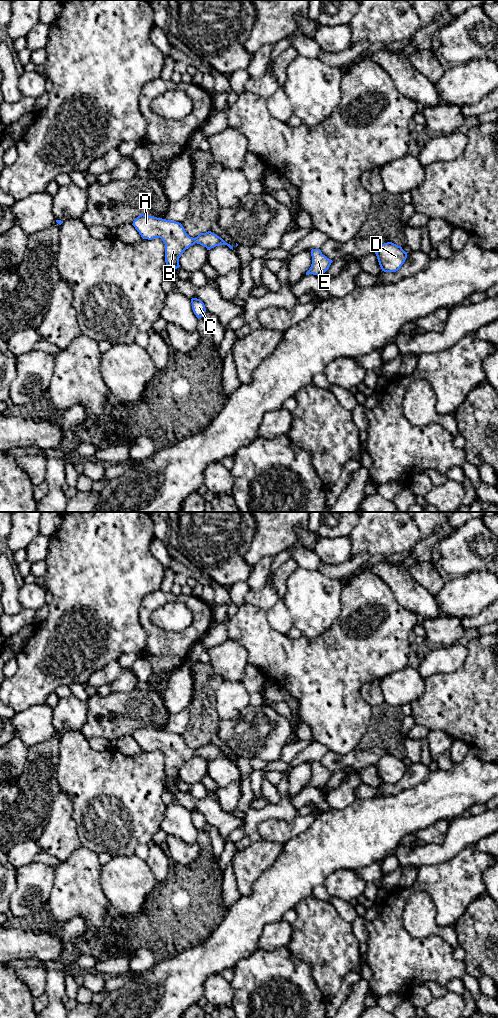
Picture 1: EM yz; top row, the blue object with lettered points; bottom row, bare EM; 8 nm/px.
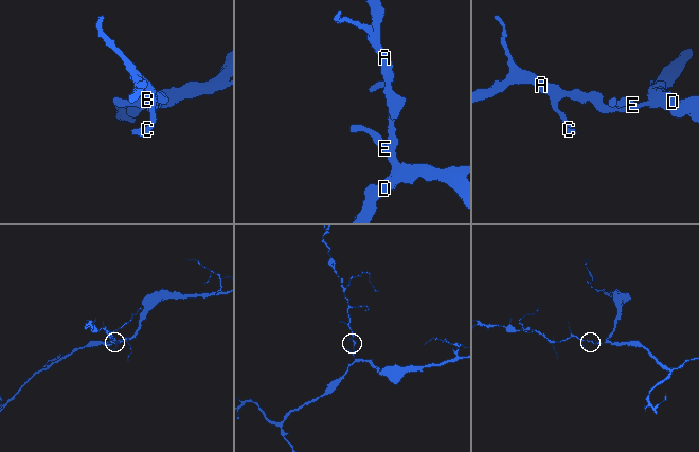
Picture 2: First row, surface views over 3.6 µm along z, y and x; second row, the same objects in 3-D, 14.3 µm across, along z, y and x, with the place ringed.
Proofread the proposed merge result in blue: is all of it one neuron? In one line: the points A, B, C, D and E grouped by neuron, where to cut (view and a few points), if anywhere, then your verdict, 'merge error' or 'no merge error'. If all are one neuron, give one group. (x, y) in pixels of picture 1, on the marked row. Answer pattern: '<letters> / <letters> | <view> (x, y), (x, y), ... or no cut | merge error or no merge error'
A B C D E | no cut | no merge error

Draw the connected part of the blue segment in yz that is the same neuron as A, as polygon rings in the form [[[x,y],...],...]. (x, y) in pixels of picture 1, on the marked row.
[[[141,214],[135,218],[132,225],[143,239],[162,239],[165,244],[166,265],[175,269],[180,267],[179,258],[182,253],[195,243],[206,247],[207,250],[219,245],[227,245],[233,250],[230,244],[211,231],[200,233],[195,238],[190,237],[182,224],[176,221]]]

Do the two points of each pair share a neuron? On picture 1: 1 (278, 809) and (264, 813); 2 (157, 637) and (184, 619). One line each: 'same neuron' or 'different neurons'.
1: same neuron
2: different neurons

